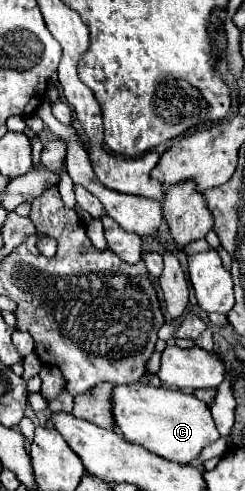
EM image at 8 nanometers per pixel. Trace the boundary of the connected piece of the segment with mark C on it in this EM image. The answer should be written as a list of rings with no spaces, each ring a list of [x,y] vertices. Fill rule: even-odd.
[[[149,383],[115,387],[113,415],[117,421],[115,431],[119,435],[175,463],[191,463],[199,459],[203,447],[211,445],[221,437],[211,417],[211,409],[205,401],[199,401],[191,393],[167,387],[153,387]]]

